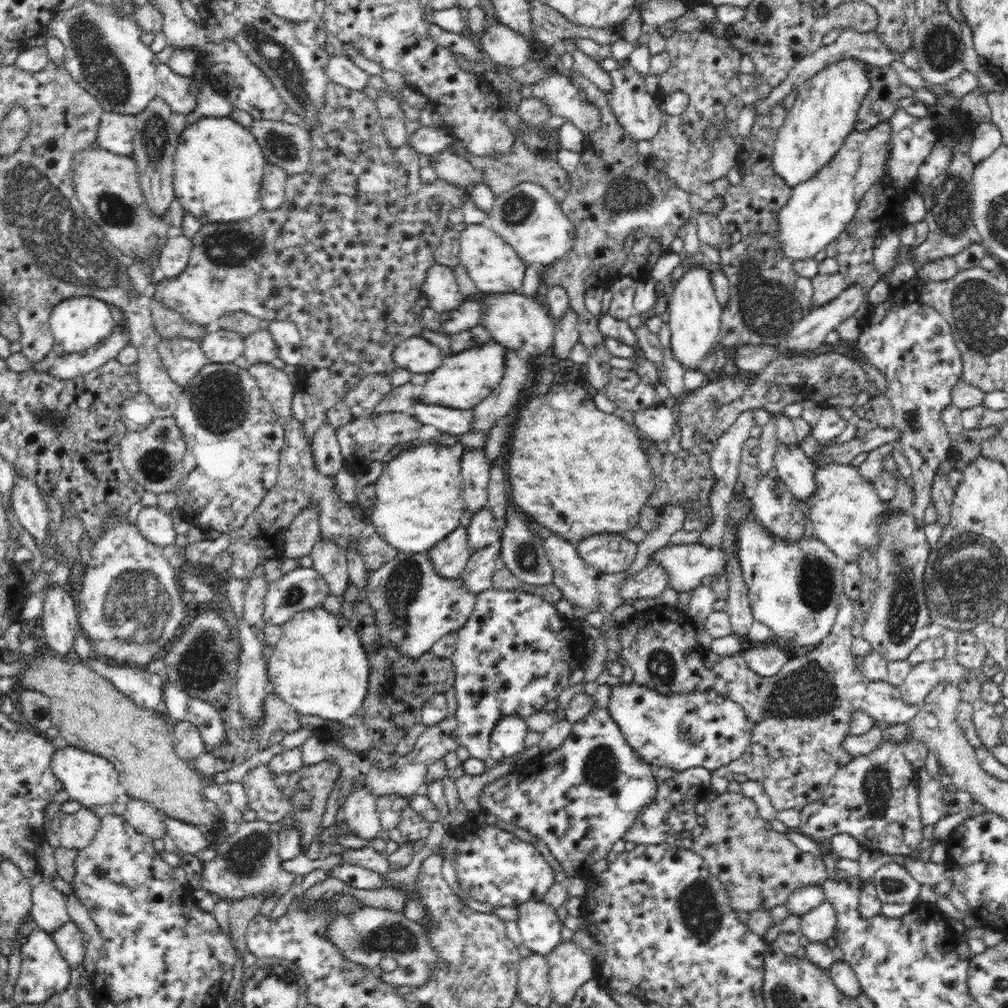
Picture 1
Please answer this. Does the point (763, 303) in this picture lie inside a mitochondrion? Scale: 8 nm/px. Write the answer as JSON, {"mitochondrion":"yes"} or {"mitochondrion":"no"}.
{"mitochondrion":"yes"}

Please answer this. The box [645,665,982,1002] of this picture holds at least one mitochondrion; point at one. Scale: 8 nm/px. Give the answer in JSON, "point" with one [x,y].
{"point":[699,911]}

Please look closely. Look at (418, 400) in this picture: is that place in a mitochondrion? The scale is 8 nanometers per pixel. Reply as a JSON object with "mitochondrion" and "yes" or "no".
{"mitochondrion":"no"}

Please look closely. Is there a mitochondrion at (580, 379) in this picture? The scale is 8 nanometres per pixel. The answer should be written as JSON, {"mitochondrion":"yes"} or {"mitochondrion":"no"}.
{"mitochondrion":"no"}

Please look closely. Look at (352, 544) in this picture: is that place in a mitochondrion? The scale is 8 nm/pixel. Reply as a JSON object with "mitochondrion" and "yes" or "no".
{"mitochondrion":"no"}

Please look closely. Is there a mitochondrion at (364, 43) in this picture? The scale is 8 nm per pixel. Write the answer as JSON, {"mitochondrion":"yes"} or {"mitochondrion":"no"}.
{"mitochondrion":"no"}

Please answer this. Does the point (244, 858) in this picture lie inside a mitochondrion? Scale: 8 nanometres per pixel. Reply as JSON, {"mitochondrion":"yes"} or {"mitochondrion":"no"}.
{"mitochondrion":"yes"}

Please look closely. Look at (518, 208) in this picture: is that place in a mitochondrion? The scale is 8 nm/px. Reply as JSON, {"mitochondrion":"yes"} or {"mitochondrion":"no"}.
{"mitochondrion":"yes"}

